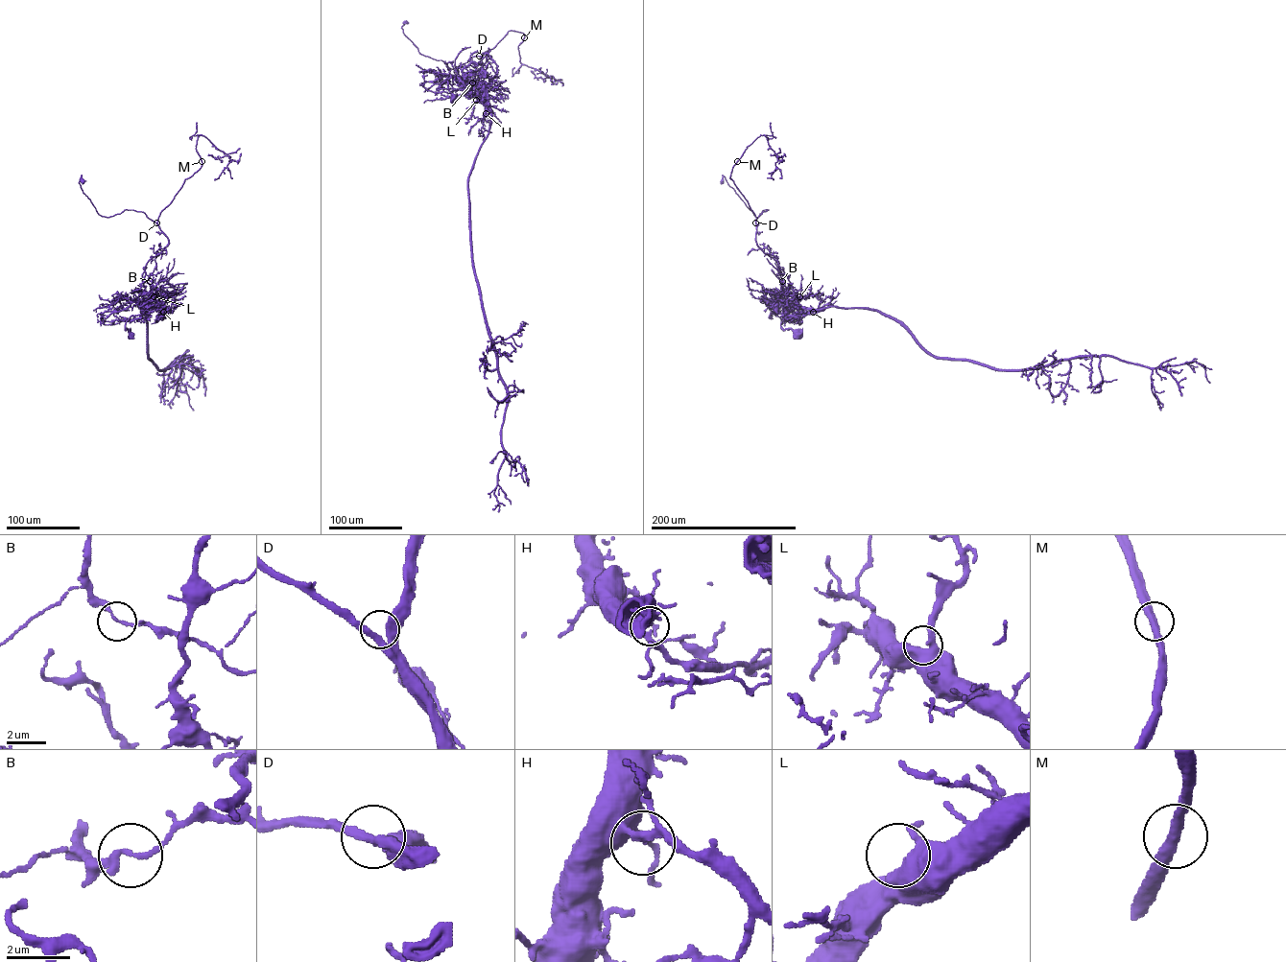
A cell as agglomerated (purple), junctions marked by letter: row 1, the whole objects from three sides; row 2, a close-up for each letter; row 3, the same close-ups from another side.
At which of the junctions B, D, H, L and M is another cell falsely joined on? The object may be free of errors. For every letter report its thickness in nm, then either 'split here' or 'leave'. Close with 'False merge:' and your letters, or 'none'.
B: 140 nm | split here
D: 280 nm | leave
H: 220 nm | leave
L: 360 nm | leave
M: 360 nm | leave
False merge: B

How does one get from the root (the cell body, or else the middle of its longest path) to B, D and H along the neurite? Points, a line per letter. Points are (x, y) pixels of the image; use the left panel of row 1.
B: (130, 335), (126, 330), (126, 321), (159, 303), (150, 293), (156, 284), (150, 281)
D: (130, 335), (126, 330), (126, 321), (159, 303), (150, 293), (156, 284), (149, 277), (168, 238), (156, 222)
H: (130, 335), (126, 330), (126, 322), (131, 316), (144, 314), (149, 307), (159, 306), (163, 312)

